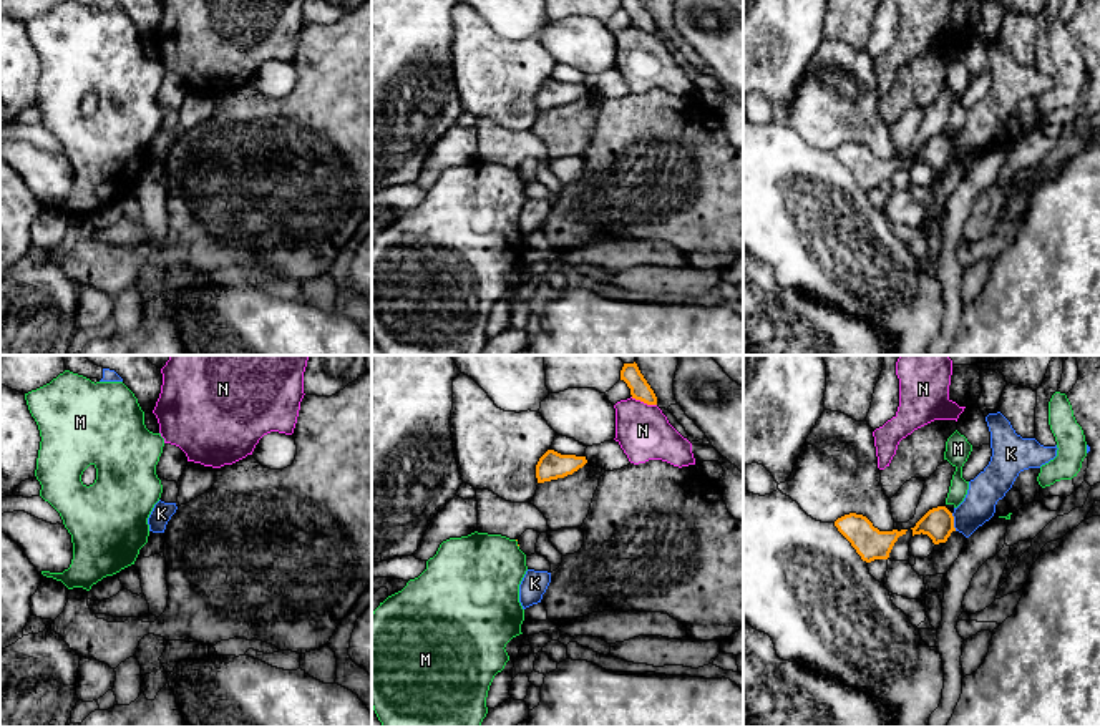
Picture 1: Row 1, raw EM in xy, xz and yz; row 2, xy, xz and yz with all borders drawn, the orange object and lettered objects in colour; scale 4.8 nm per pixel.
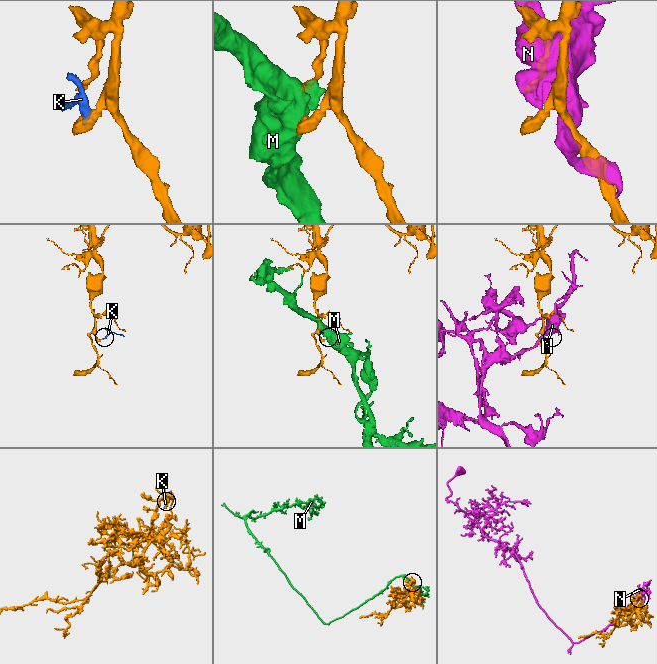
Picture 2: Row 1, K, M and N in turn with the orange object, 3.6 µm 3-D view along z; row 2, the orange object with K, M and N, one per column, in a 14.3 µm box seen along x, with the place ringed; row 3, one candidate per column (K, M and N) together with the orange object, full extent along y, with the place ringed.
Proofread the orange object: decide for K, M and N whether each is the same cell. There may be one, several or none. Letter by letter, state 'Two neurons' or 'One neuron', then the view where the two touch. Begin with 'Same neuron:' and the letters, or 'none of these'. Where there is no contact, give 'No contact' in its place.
Same neuron: none of these
K: Two neurons. Touches orange in yz
M: Two neurons. No contact
N: Two neurons. Touches orange in xz

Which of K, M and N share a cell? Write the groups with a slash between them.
K / M / N

